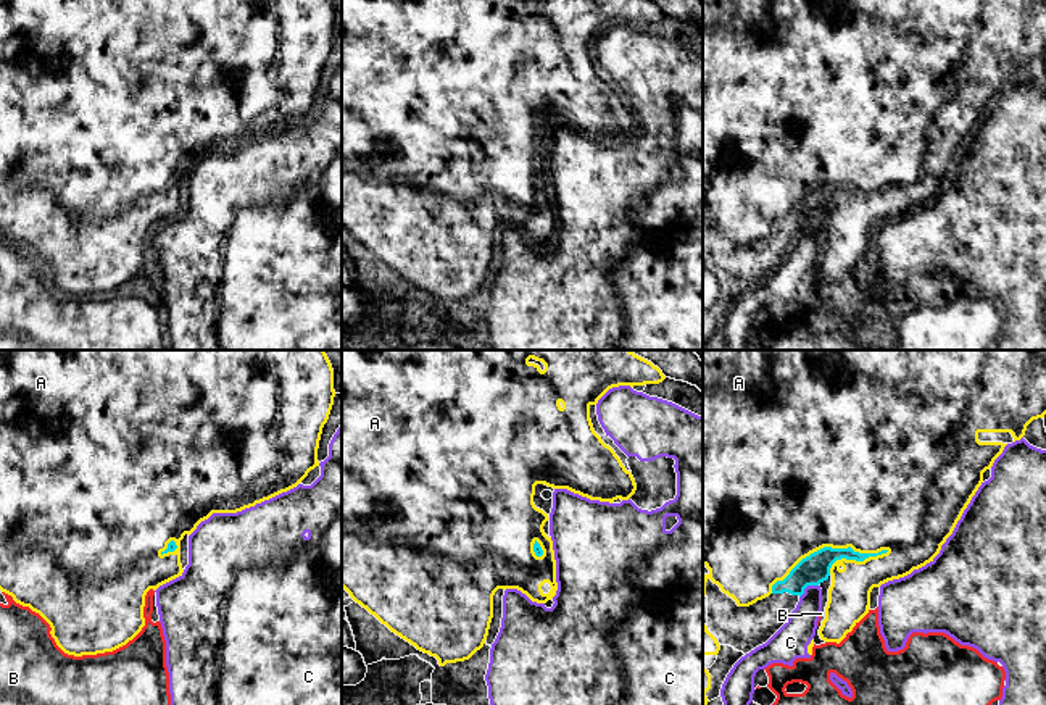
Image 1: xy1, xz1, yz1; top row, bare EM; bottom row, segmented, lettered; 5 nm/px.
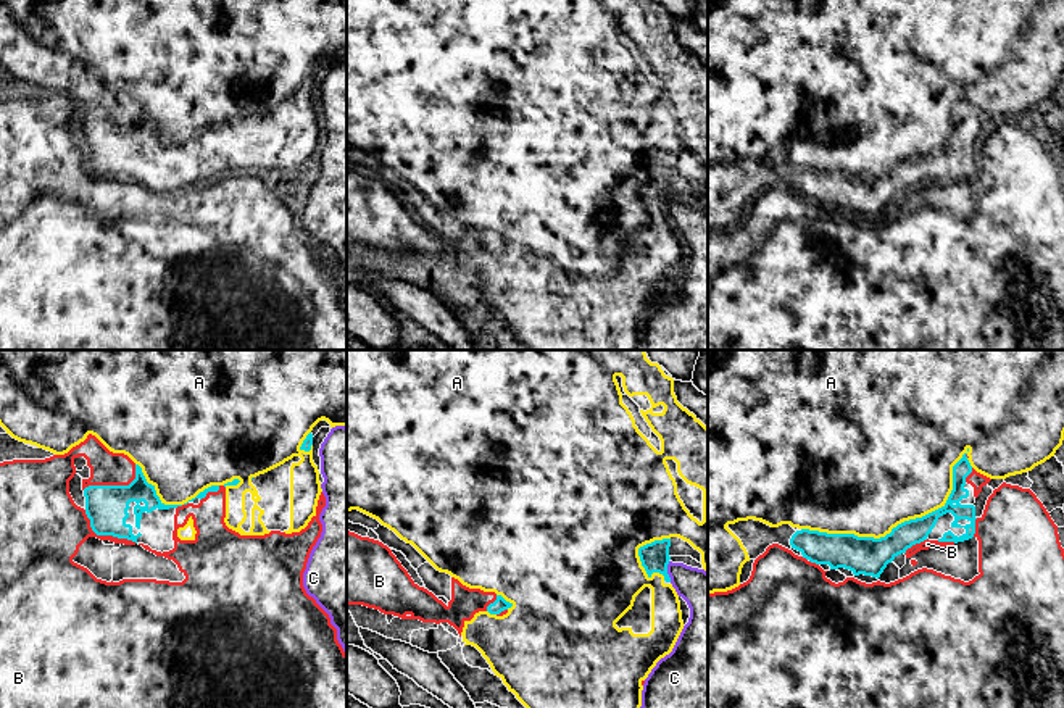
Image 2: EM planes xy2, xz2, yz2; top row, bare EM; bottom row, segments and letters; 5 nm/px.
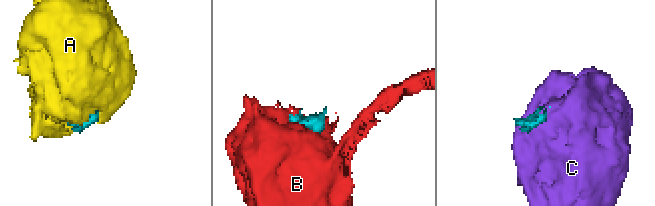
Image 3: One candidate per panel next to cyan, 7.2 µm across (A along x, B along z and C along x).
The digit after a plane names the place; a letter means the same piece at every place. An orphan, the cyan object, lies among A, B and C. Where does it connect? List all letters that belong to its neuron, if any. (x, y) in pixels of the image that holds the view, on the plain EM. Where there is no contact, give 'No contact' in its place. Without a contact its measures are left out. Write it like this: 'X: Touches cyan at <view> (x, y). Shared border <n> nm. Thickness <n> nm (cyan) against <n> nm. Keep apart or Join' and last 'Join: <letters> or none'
A: Touches cyan at yz2 (901, 162). Shared border 950 nm. Thickness 190 nm (cyan) against 500 nm. Join
B: Touches cyan at xy2 (115, 124). Shared border 300 nm. Thickness 220 nm (cyan) against 170 nm. Keep apart
C: Touches cyan at yz1 (806, 225). Shared border 120 nm. Thickness 150 nm (cyan) against 160 nm. Keep apart
Join: A

